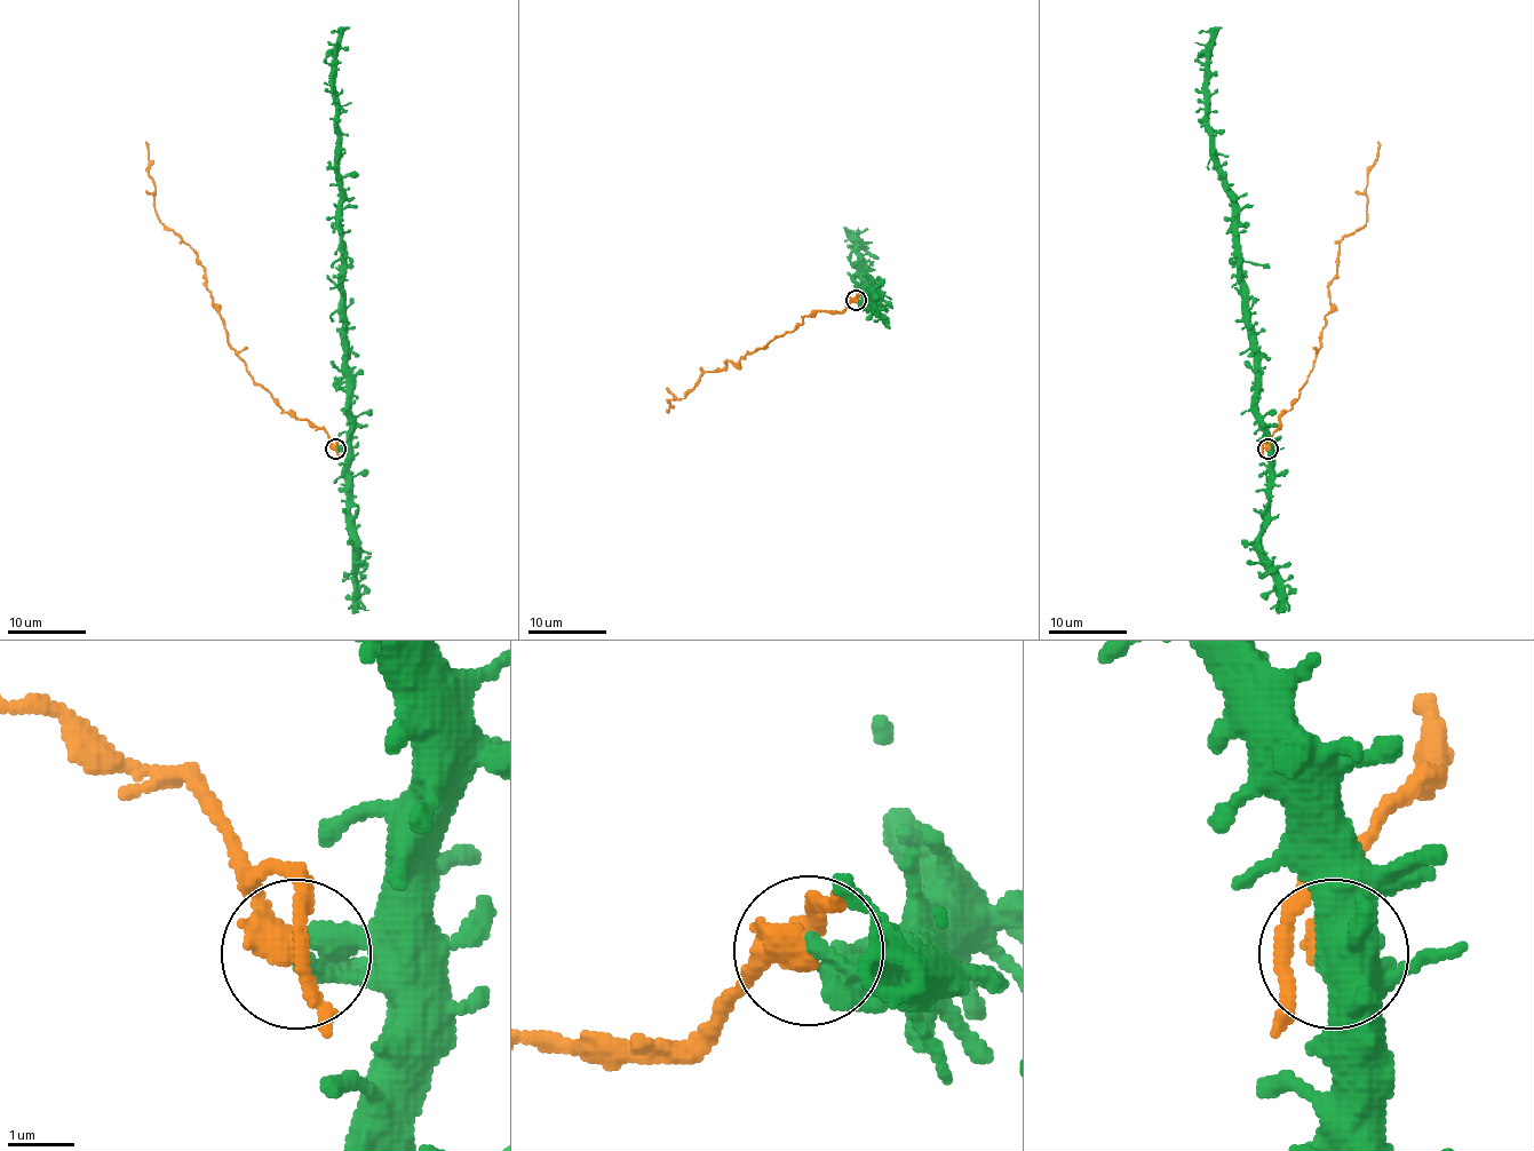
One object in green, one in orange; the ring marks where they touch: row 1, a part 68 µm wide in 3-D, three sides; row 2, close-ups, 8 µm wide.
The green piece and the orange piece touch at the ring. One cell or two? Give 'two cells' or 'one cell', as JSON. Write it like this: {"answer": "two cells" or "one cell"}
{"answer": "two cells"}

